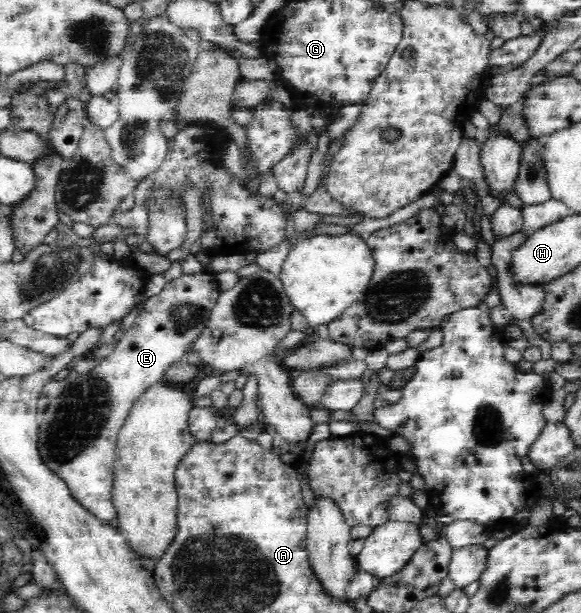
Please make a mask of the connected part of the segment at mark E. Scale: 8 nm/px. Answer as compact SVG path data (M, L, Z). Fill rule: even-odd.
M207 271L169 279L157 295L146 300L121 339L114 340L111 353L89 373L78 374L56 399L50 399L40 424L39 450L43 460L67 480L73 496L103 522L118 517L111 493L119 428L135 397L147 385L163 381L167 369L193 349L199 335L207 329L219 292L215 275Z

